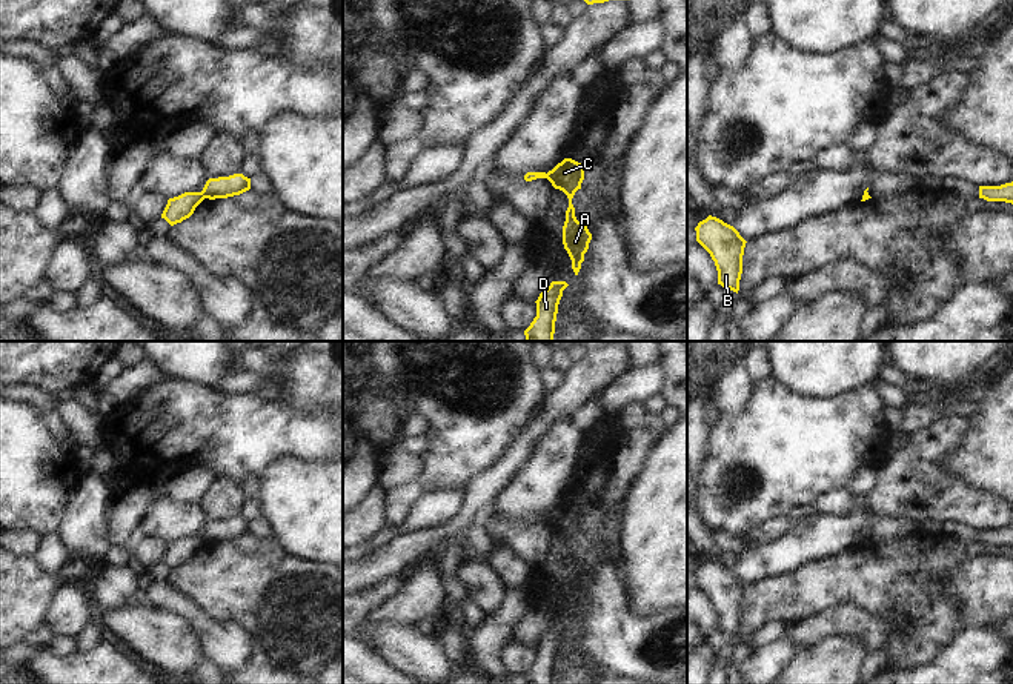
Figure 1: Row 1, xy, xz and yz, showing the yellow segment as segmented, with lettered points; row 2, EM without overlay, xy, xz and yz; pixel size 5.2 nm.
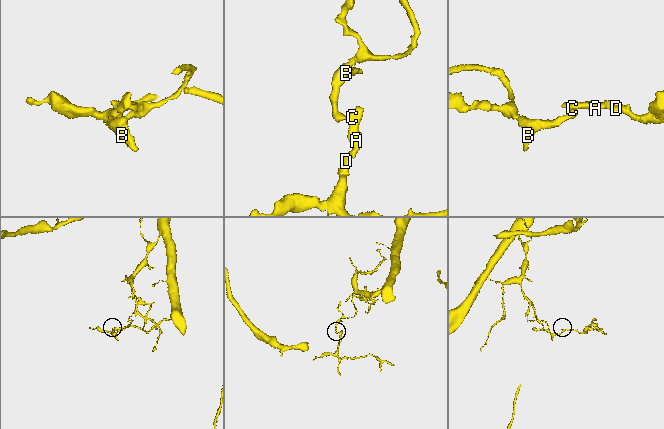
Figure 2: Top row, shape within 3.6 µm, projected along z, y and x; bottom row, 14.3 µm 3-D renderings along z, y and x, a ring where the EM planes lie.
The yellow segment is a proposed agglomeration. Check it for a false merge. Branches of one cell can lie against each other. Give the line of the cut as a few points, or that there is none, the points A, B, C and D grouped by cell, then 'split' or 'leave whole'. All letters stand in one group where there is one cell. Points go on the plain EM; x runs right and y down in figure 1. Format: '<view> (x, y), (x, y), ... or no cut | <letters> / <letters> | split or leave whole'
xy (200, 537), (205, 541) | A C D / B | split

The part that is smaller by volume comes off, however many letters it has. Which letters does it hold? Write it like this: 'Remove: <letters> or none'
Remove: A, C, D

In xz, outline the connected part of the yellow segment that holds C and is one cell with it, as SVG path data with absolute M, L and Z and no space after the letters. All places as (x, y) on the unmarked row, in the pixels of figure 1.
M564 503L552 515L547 516L547 524L555 533L563 535L569 543L569 552L566 555L566 566L563 570L563 589L572 604L572 613L578 619L584 598L589 593L592 578L586 567L581 567L575 561L575 552L572 543L584 524L584 510L572 503Z

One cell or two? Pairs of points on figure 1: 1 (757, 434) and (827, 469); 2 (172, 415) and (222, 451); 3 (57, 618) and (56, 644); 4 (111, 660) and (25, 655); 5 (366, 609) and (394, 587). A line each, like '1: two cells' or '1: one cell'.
1: one cell
2: one cell
3: two cells
4: one cell
5: one cell

